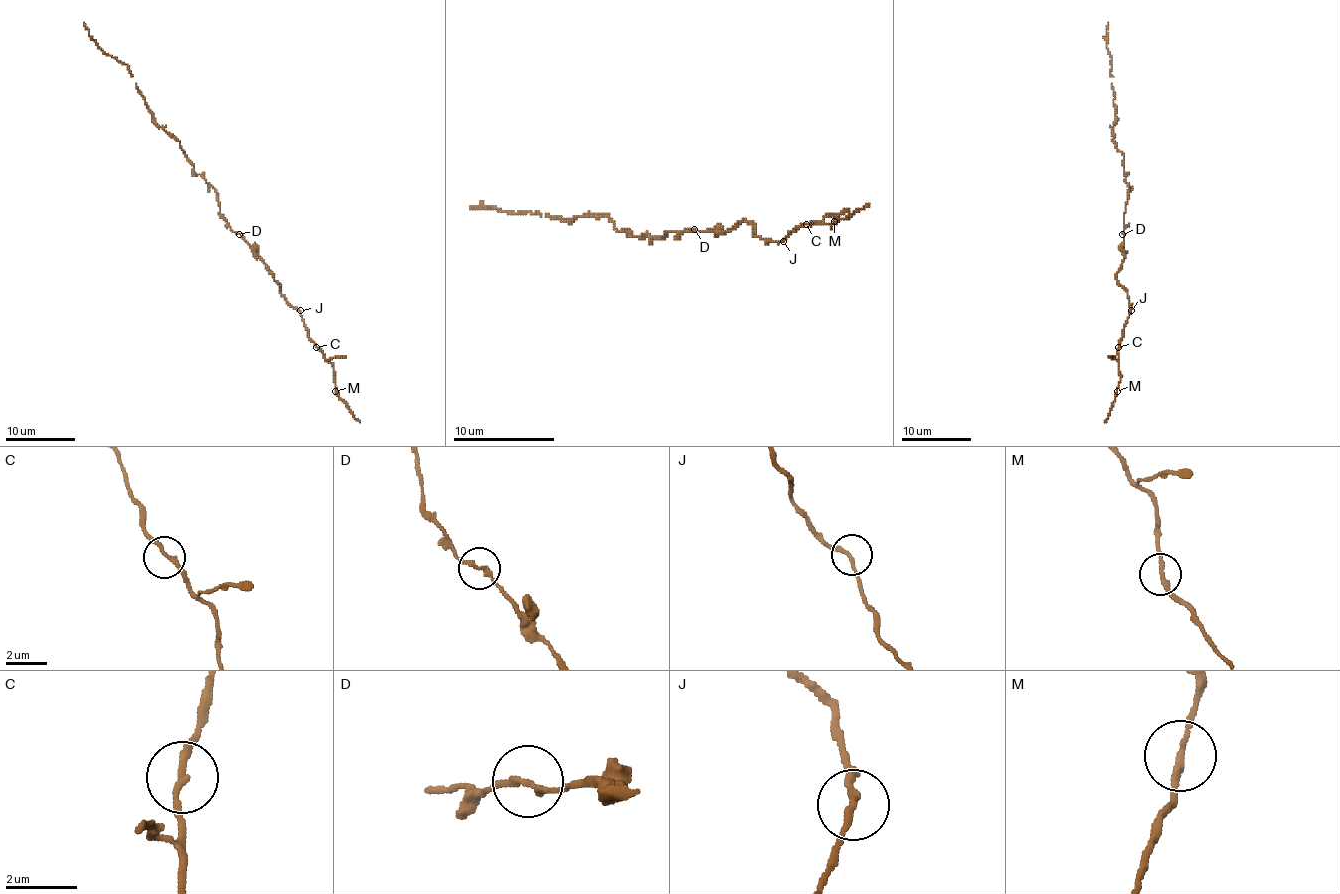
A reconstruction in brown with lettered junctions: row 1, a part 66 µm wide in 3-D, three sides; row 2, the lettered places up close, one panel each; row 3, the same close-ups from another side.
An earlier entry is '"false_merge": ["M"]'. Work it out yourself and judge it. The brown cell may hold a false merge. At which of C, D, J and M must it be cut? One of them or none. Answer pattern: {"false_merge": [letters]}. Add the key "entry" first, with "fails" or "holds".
{"entry": "fails", "false_merge": []}

